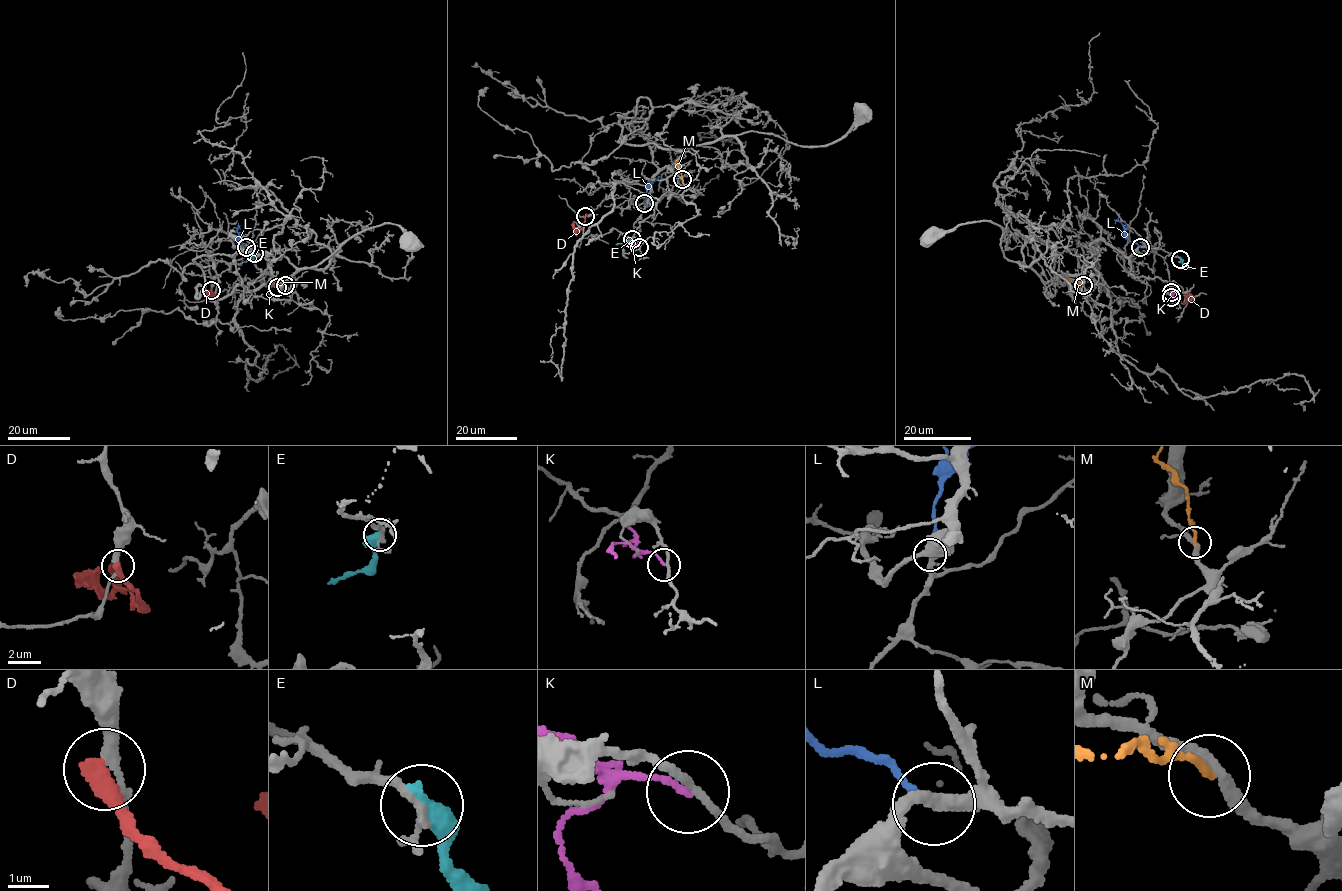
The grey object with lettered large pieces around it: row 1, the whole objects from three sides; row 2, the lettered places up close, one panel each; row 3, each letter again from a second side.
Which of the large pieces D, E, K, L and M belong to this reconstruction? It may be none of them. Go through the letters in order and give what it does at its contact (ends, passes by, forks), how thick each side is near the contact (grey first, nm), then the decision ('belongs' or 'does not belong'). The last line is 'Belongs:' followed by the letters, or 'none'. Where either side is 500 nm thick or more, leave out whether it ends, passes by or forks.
D: it ends; calibres 280 and 460 nm; does not belong
E: calibres 160 and 550 nm; does not belong
K: it ends; calibres 180 and 150 nm; does not belong
L: it ends; calibres 280 and 170 nm; belongs
M: it ends; calibres 240 and 180 nm; does not belong
Belongs: L

